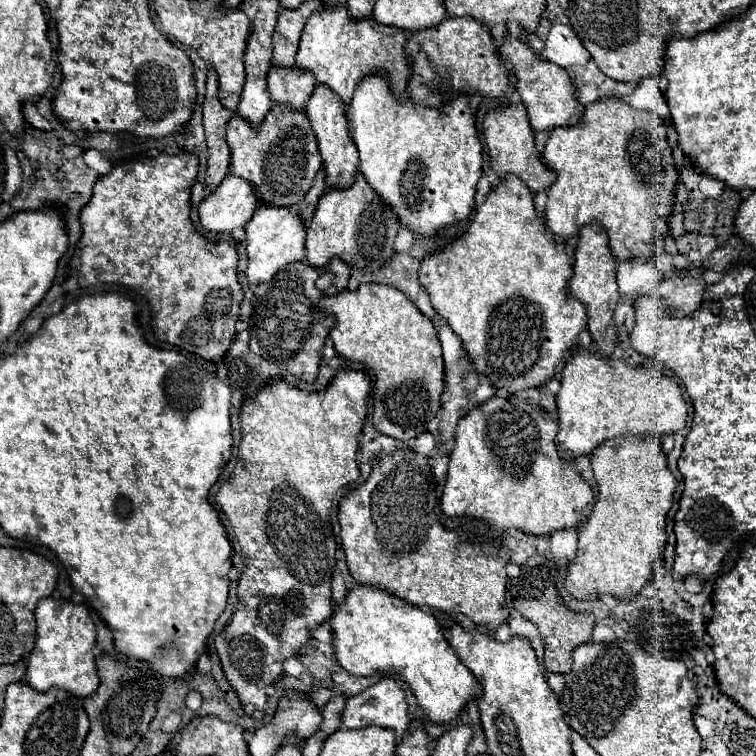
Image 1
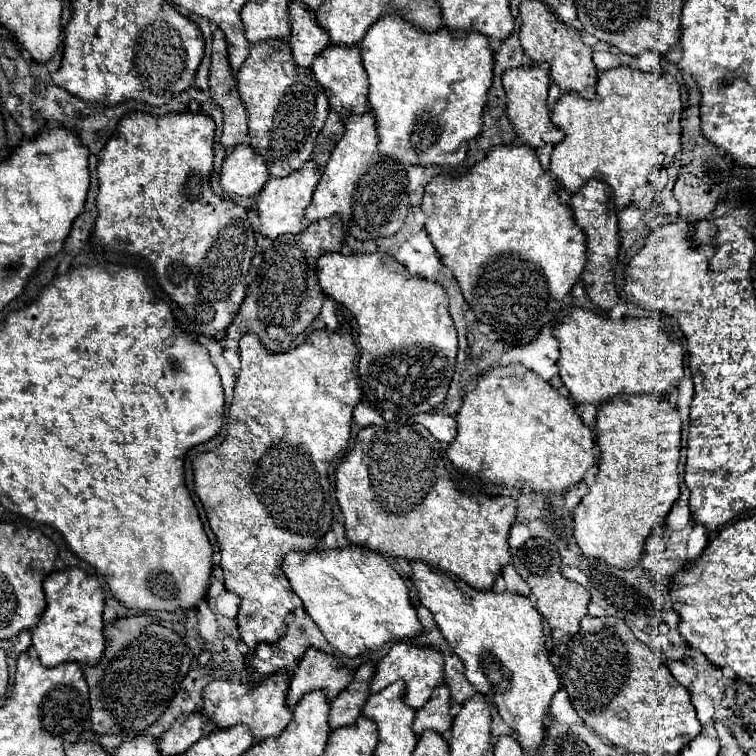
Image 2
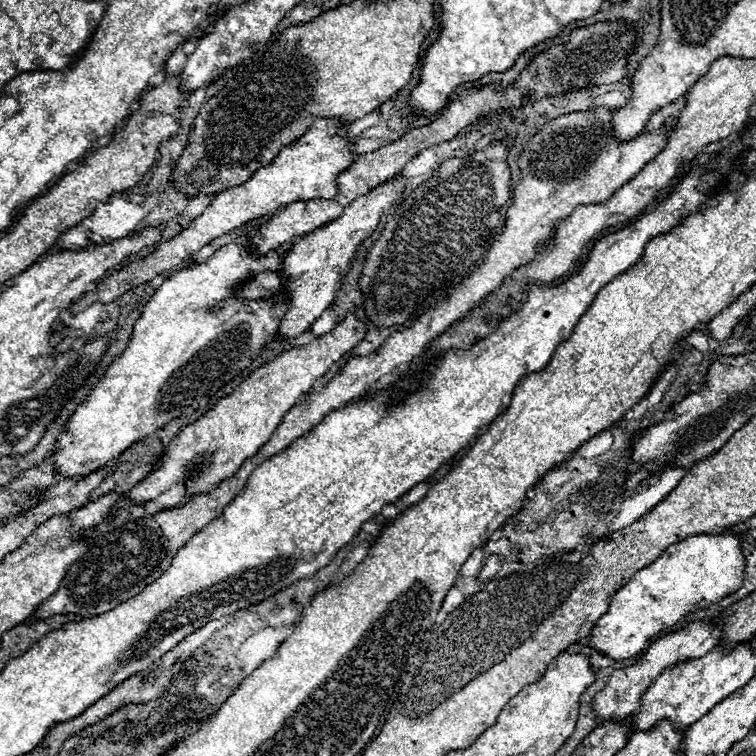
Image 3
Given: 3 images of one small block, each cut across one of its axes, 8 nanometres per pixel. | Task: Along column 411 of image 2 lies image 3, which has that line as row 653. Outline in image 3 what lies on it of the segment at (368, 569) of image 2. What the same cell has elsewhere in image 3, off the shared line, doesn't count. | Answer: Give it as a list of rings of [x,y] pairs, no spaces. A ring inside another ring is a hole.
[[[724,530],[722,534],[698,534],[698,536],[686,538],[678,544],[672,544],[658,560],[654,560],[650,566],[638,570],[630,578],[630,582],[624,584],[616,592],[606,614],[602,614],[596,620],[596,626],[590,632],[590,644],[588,646],[594,652],[600,652],[600,654],[612,658],[614,662],[622,662],[622,660],[638,656],[658,632],[662,632],[668,626],[674,626],[678,620],[682,620],[692,610],[716,604],[726,594],[734,592],[738,588],[738,584],[742,584],[744,562],[746,560],[742,560],[740,534],[732,534],[730,530]]]

